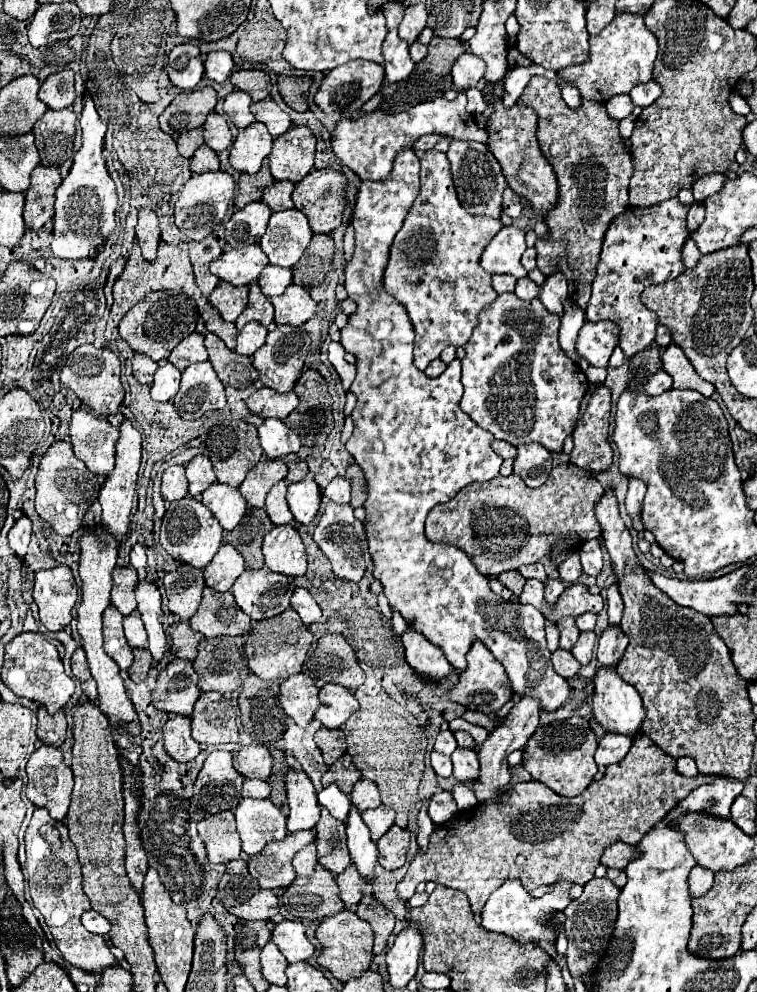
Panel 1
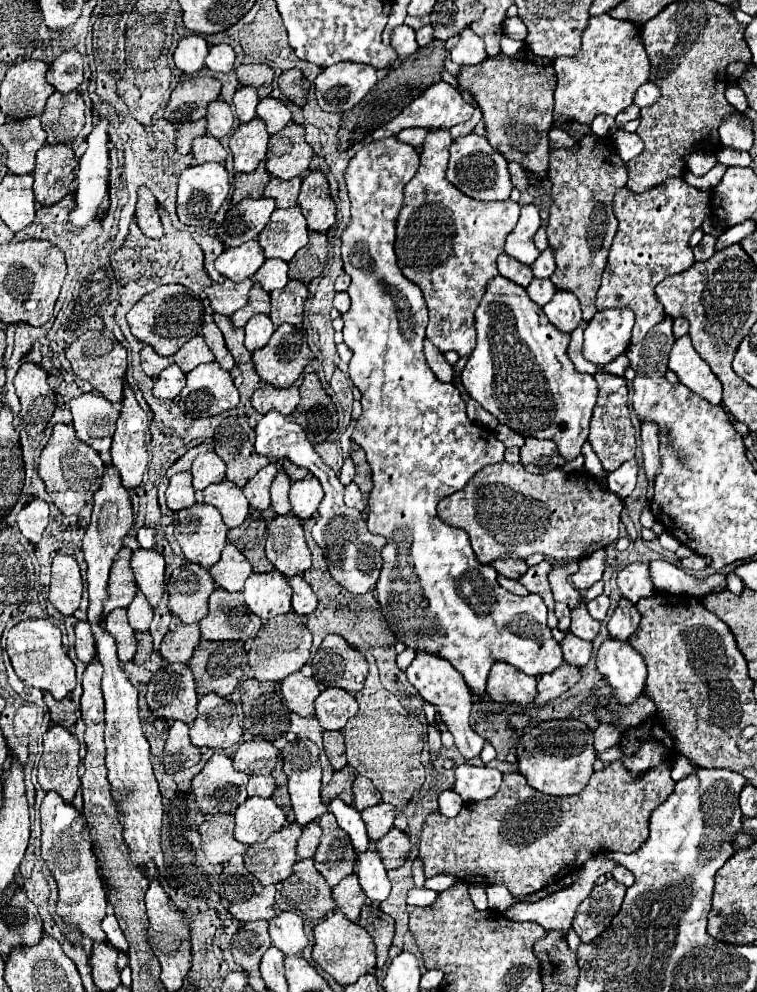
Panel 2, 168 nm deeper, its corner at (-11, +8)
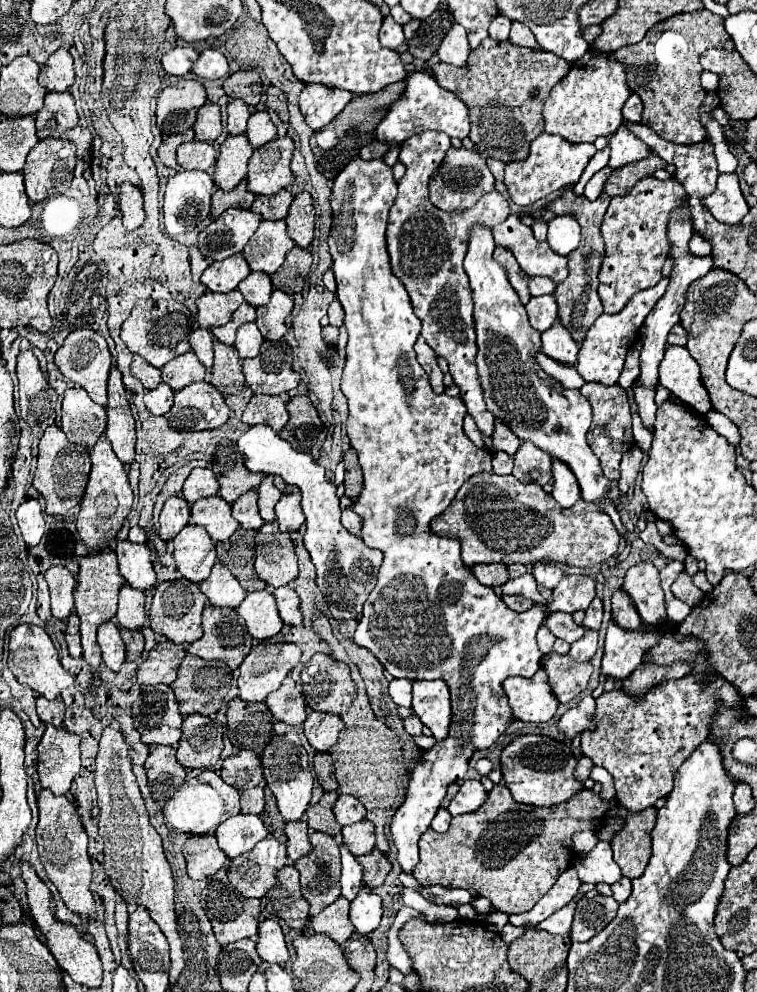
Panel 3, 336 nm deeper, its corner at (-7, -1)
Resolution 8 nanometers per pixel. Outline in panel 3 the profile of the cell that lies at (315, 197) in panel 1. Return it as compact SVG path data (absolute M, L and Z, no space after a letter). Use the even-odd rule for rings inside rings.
M298 193L290 205L286 223L288 223L288 235L294 237L294 243L298 247L308 247L314 241L314 221L316 221L316 209L310 193Z

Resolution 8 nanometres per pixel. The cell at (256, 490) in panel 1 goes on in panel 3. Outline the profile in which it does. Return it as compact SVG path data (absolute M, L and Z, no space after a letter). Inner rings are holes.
M250 489L248 493L240 495L232 503L232 513L244 529L258 529L258 527L264 525L260 513L258 513L258 503L256 501L258 501L258 491Z

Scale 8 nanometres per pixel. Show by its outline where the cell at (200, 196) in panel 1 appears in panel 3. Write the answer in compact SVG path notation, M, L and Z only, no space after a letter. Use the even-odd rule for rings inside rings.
M178 171L168 179L164 193L166 233L194 231L210 215L214 181L206 171Z

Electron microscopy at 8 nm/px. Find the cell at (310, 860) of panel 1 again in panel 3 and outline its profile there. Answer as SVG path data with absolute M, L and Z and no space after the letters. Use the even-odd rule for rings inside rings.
M292 821L292 823L286 823L284 833L286 833L286 837L288 837L286 849L288 849L288 857L290 857L292 861L298 861L298 859L302 859L306 853L310 853L306 821Z

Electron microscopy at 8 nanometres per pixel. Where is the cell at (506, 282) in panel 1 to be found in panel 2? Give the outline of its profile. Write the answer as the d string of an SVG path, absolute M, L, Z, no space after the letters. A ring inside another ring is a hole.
M500 254L500 256L496 258L496 264L498 264L498 272L500 272L504 278L508 278L508 280L520 284L522 288L526 288L526 286L532 282L532 278L534 278L530 266L518 262L516 258L512 258L512 256L508 256L508 254Z

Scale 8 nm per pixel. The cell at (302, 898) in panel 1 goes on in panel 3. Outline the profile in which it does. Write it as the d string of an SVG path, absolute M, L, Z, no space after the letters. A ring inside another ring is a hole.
M286 865L278 871L278 883L266 893L266 911L282 921L286 921L288 927L302 931L308 923L310 923L310 915L308 915L310 903L302 897L302 887L300 887L300 873L298 869L294 869L294 865Z

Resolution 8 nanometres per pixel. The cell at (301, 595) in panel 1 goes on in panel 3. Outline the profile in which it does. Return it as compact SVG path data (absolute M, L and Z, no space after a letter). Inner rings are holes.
M280 587L274 591L280 619L286 625L300 625L302 623L302 611L300 611L300 597L290 587Z

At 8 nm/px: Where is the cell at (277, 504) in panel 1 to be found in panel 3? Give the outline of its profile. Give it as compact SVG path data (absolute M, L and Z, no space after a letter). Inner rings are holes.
M268 475L260 485L258 485L258 493L260 493L260 499L258 499L258 507L260 507L260 515L266 523L270 521L276 521L276 513L274 513L274 507L278 503L278 499L282 497L280 489L274 485L274 477Z

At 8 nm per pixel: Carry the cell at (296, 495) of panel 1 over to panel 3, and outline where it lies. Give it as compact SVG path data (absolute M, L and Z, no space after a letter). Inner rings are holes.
M288 493L282 495L276 505L276 521L282 531L296 531L304 525L304 513L300 507L300 493Z

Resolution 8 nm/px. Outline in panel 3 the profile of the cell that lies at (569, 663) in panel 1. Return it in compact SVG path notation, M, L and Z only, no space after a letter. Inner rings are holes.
M586 631L586 635L580 641L572 643L568 655L574 661L590 661L596 653L596 643L598 643L598 631Z

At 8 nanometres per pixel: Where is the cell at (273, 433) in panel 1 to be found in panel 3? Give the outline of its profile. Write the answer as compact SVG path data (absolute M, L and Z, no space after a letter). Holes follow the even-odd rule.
M252 425L240 435L238 449L244 455L244 465L248 471L280 475L286 483L296 485L302 491L302 509L308 527L304 533L304 547L316 567L316 585L324 593L324 601L328 603L334 619L358 619L370 591L376 587L382 551L368 549L360 537L342 527L336 485L326 479L324 467L312 461L308 453L296 451L274 429L270 429L270 425Z

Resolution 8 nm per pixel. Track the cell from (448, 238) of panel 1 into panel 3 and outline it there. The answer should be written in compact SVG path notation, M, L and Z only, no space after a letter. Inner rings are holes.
M424 131L404 141L400 149L400 161L406 165L406 175L398 183L398 197L390 209L386 239L392 261L392 273L404 283L414 313L422 321L422 337L434 349L438 357L444 357L450 365L454 383L460 387L460 397L474 417L480 433L490 437L494 431L494 415L486 409L482 389L476 371L476 333L472 321L472 293L466 271L462 267L466 255L466 241L474 225L486 225L494 229L508 219L510 203L498 193L484 195L478 205L458 213L446 213L432 205L428 199L428 181L440 167L446 151L450 149L450 137L442 131Z

